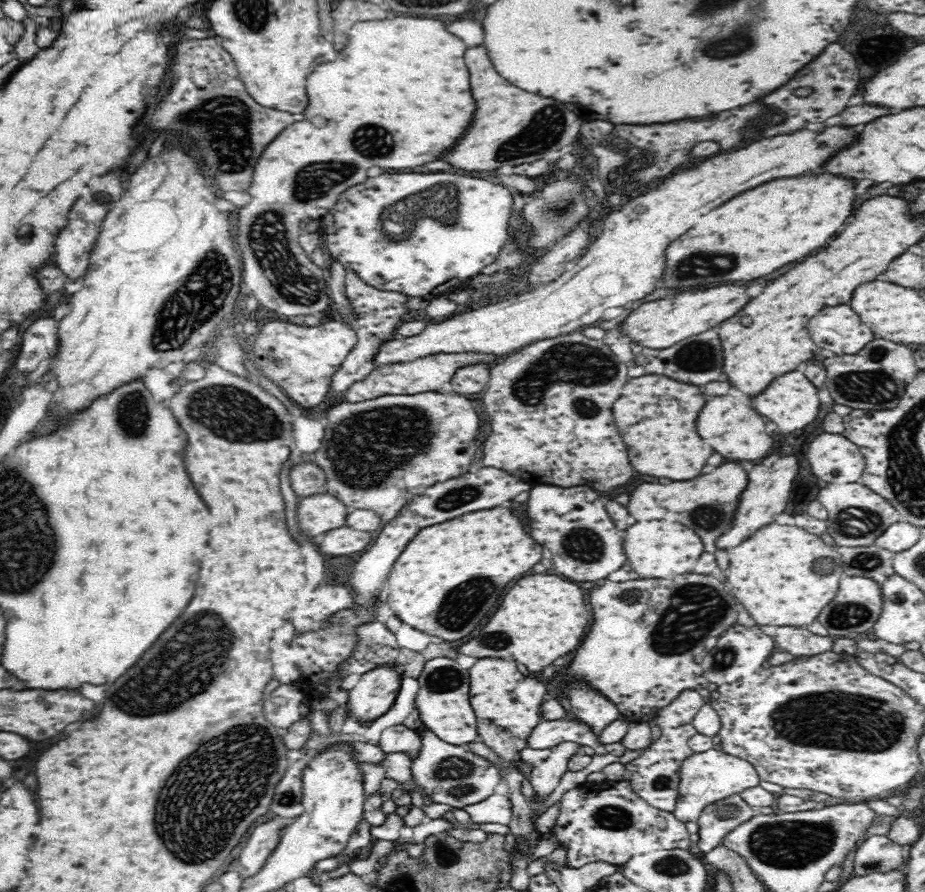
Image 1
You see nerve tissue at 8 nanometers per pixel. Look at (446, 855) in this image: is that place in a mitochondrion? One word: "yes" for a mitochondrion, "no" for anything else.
yes

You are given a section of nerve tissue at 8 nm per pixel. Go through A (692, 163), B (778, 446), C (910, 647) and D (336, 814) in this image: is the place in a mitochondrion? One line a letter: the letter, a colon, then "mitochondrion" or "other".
A: other
B: other
C: other
D: other

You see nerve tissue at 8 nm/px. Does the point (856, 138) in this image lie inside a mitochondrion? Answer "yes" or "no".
no

